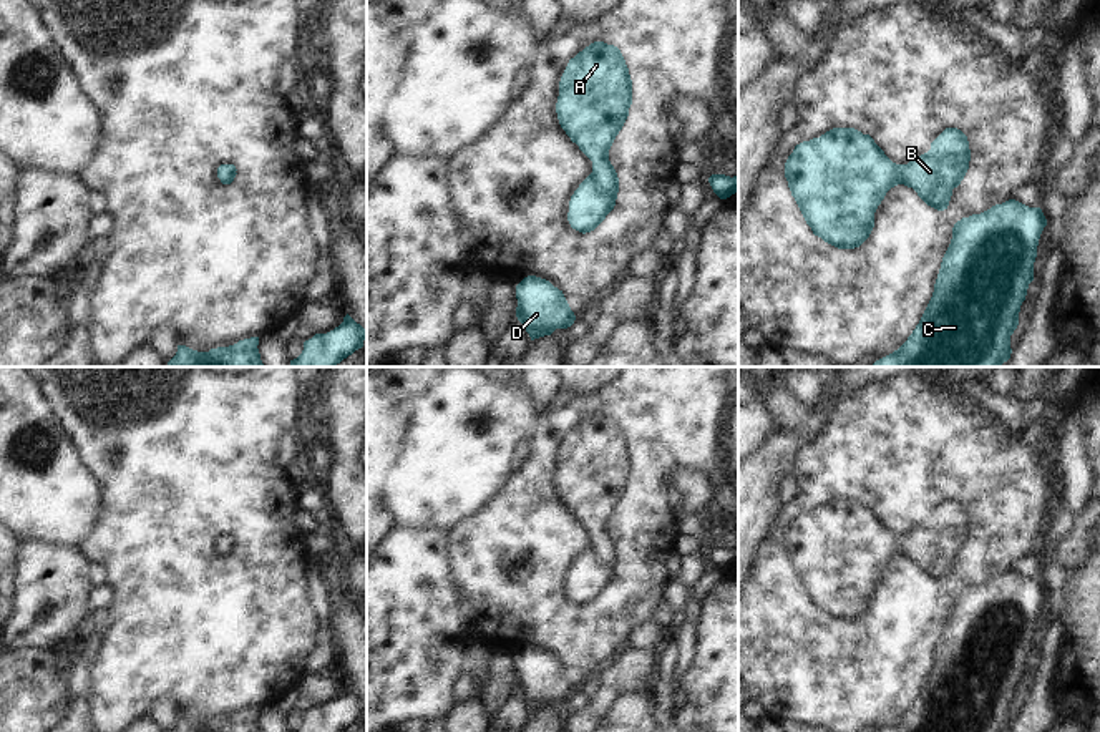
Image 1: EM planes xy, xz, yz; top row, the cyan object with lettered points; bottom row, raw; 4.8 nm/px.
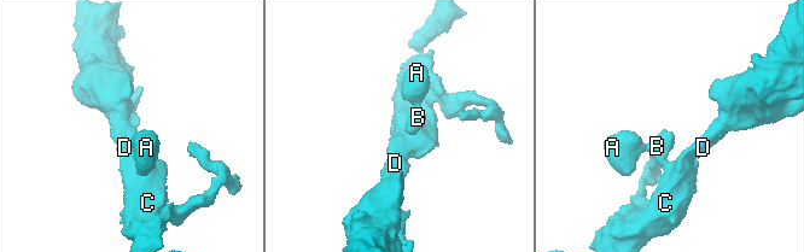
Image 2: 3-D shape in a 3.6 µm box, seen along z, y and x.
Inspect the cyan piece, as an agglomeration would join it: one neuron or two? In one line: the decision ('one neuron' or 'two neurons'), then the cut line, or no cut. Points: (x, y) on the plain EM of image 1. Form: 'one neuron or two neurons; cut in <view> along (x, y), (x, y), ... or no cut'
one neuron; no cut

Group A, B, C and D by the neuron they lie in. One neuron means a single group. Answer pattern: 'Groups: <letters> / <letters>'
Groups: A B C D

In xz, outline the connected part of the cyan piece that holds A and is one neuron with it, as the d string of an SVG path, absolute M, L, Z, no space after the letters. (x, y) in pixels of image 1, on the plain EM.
M594 413L569 432L561 453L556 485L561 500L592 533L592 544L569 573L567 593L586 606L614 581L619 549L609 521L632 476L632 451L621 422Z

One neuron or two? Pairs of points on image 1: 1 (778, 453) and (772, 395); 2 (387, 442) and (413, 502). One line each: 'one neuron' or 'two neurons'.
1: two neurons
2: two neurons

